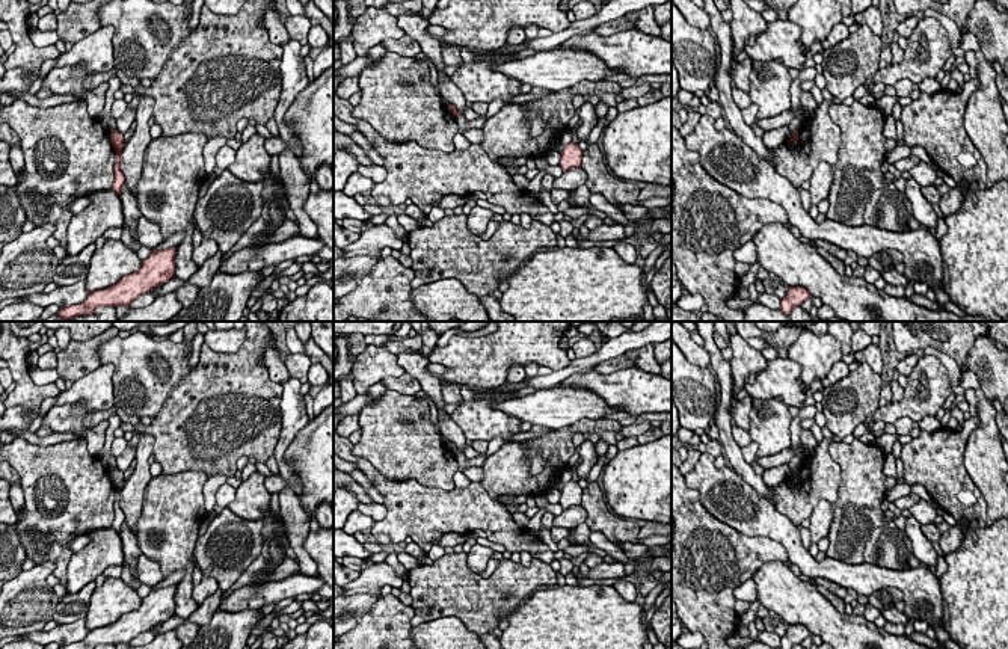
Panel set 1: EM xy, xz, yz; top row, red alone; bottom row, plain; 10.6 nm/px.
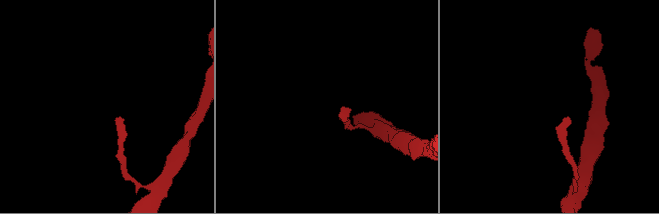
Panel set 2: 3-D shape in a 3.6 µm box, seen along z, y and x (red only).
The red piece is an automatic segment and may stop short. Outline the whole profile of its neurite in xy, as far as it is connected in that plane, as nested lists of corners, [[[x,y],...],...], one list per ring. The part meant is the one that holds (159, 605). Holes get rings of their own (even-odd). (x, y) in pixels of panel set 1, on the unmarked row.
[[[175,584],[151,589],[137,610],[121,616],[115,623],[91,629],[85,640],[59,646],[59,649],[95,649],[100,644],[130,644],[140,632],[151,631],[157,623],[175,614]]]

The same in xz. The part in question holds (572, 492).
[[[570,480],[564,483],[560,492],[560,506],[563,507],[563,510],[572,506],[581,506],[582,488],[578,484],[578,481]]]

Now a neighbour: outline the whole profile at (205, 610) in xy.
[[[217,589],[214,595],[199,604],[198,610],[189,619],[181,619],[175,614],[171,616],[167,620],[160,623],[158,634],[175,629],[177,626],[189,622],[196,623],[198,626],[207,625],[213,614],[219,610],[222,595],[223,590]]]

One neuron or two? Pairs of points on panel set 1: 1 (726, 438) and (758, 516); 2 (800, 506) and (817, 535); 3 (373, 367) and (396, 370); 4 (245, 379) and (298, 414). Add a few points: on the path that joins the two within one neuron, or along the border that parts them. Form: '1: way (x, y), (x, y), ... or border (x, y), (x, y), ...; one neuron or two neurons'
1: border (731, 468), (768, 500); two neurons
2: border (830, 501), (820, 500), (808, 518); two neurons
3: way (379, 367), (390, 369); one neuron
4: border (282, 385), (279, 438); two neurons

